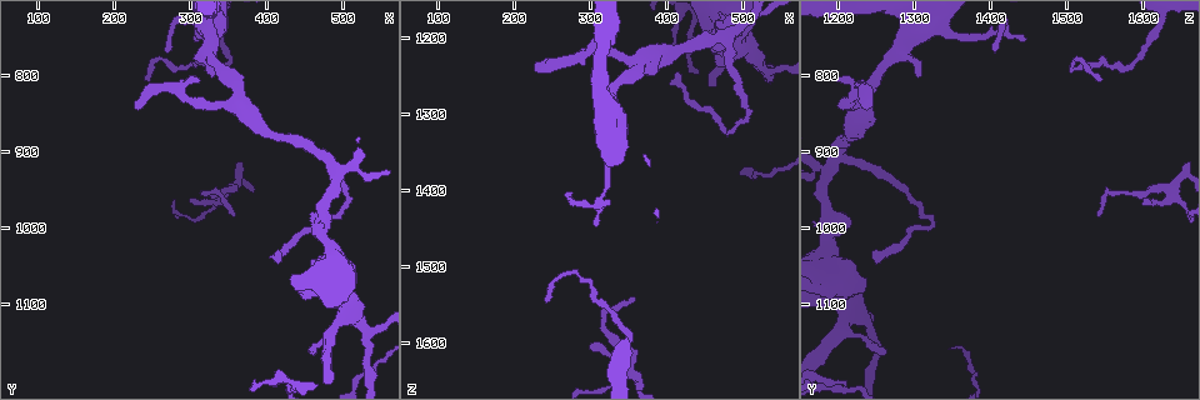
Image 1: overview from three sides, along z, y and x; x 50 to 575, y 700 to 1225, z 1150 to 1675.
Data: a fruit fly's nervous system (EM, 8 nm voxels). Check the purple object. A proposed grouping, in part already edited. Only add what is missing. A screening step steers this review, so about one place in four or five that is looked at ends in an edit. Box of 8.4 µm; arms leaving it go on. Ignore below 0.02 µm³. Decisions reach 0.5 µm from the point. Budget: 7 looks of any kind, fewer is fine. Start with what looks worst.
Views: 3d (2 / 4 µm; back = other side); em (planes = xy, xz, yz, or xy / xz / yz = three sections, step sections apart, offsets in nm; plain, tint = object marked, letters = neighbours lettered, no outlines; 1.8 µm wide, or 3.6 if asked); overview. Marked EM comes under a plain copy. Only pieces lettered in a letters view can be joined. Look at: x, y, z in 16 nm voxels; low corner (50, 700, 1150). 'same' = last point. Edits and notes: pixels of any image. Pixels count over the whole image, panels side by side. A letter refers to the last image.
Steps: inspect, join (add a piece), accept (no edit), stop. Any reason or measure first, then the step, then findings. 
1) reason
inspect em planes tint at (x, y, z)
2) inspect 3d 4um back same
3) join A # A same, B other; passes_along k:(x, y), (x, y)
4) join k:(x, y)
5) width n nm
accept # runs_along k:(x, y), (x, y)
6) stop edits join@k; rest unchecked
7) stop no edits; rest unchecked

branch stops here
inspect em planes letters at (300, 960, 1605)

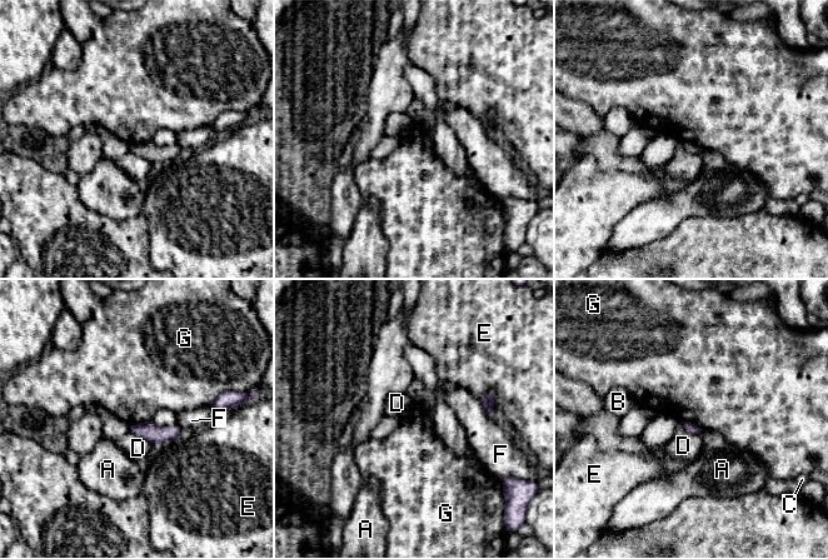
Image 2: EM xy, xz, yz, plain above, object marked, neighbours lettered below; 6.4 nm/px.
accept # A other, B other, C other, D other, E other, F other, G other; border 2:(150, 419), (129, 425); none of them fits

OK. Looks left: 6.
branch stops here
inspect em xy step 4 letters at (225, 840, 1235)

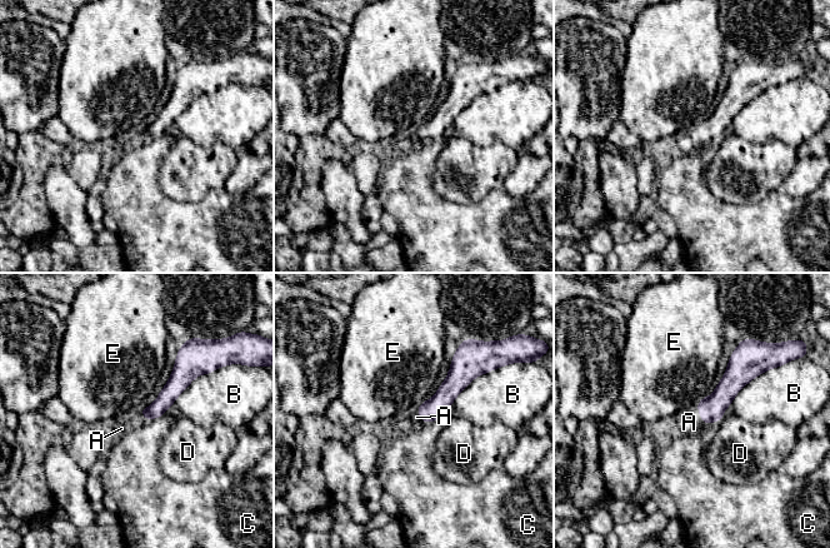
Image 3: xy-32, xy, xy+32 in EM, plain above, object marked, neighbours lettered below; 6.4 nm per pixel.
longest_contact B 340 nm
join A # A same, B other, C other, D other, E other; passes_along 3:(711, 408), (699, 413), (689, 422); it goes on there

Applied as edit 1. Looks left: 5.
sharp bend
inspect 3d 4um at (475, 1000, 1320)

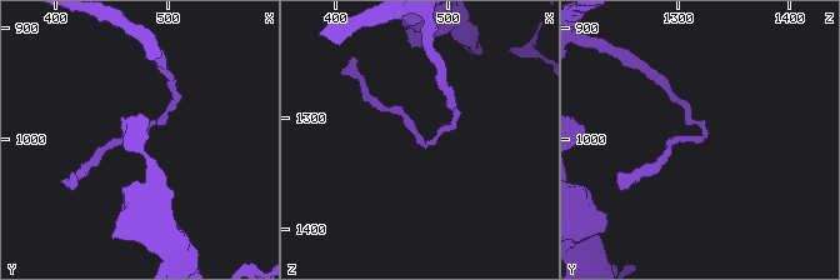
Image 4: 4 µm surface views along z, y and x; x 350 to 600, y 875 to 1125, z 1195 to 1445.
inspect em 3.6um xy step 4 tint at (478, 998, 1324)

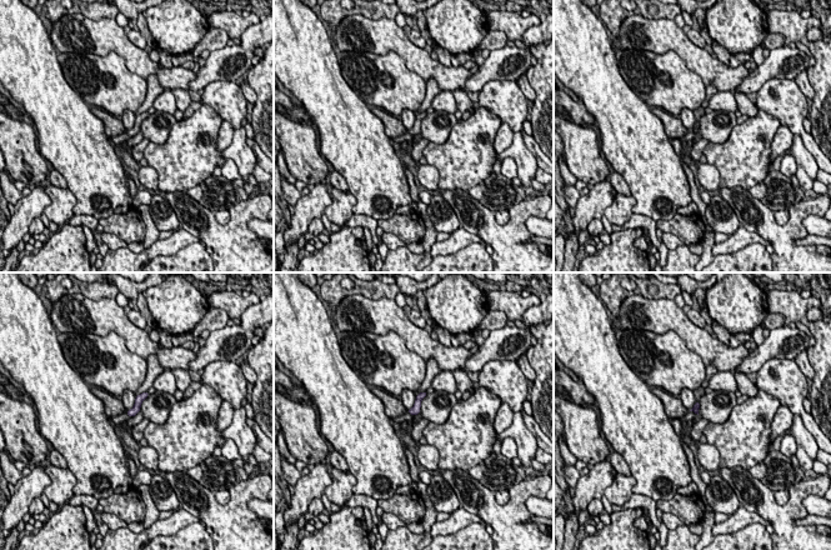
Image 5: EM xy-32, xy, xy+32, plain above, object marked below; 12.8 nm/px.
inspect em 3.6um planes letters same

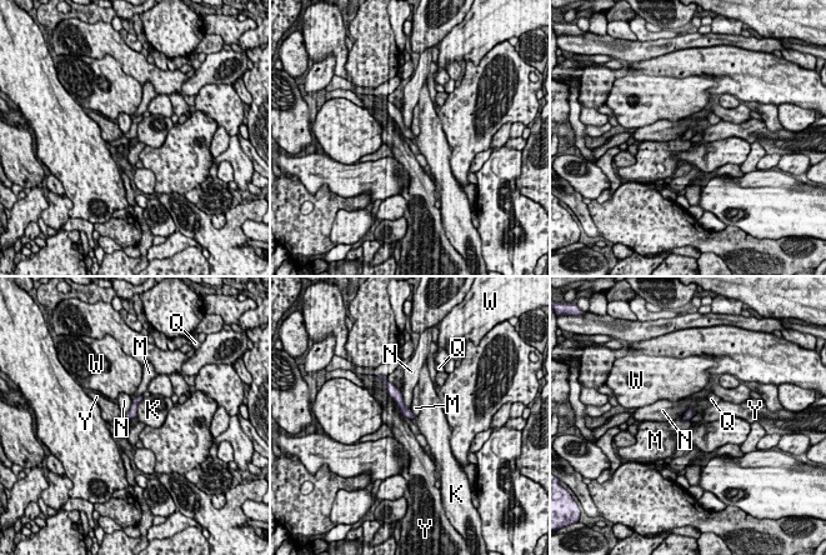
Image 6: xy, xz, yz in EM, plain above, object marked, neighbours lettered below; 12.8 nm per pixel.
accept # K other, M other, N other, Q other, W other, Y other; none of them fits

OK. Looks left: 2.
stop edits join@3; rest unchecked

